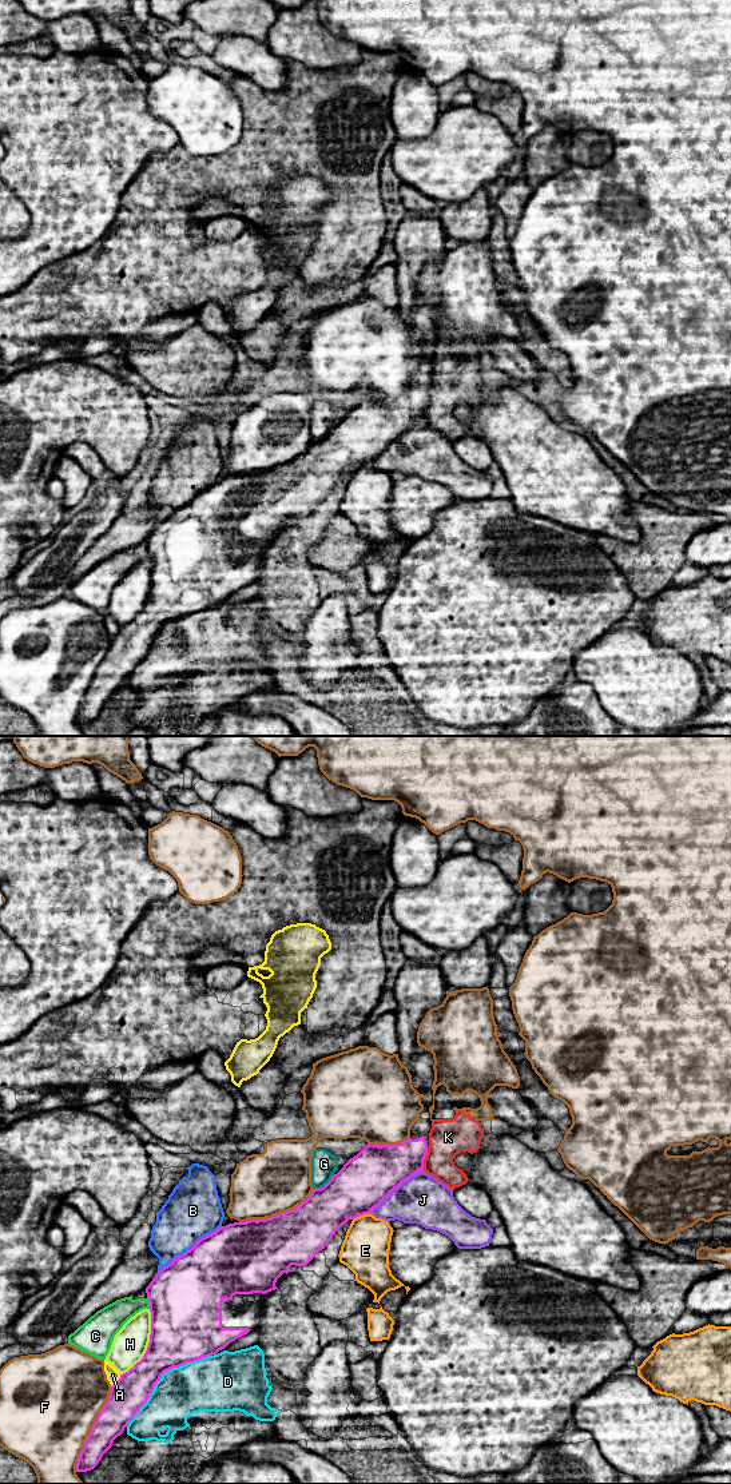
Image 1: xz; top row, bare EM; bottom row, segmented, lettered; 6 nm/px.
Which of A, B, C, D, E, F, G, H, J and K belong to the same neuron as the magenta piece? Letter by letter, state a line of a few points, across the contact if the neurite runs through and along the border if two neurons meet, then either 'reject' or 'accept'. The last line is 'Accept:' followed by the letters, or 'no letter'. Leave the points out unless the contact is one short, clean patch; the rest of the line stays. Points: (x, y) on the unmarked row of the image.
A: line xz (120, 627), (111, 639); reject
B: reject
C: line xz (147, 548), (150, 560); reject
D: reject
E: reject
F: reject
G: line xz (334, 426), (322, 438), (314, 441); reject
H: reject
J: reject
K: line xz (428, 400), (421, 421); reject
Accept: no letter

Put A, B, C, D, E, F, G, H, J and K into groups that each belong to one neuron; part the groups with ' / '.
A / B / C / D K / E / F / G / H / J

